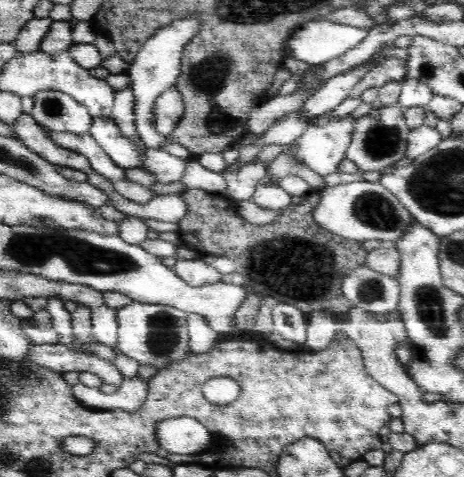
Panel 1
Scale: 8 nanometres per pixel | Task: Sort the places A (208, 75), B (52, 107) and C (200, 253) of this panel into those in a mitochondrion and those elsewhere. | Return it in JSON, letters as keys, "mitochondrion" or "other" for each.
{"A":"mitochondrion","B":"mitochondrion","C":"other"}

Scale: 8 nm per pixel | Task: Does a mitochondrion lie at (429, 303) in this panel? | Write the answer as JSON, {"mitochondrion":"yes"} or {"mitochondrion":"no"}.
{"mitochondrion":"yes"}

